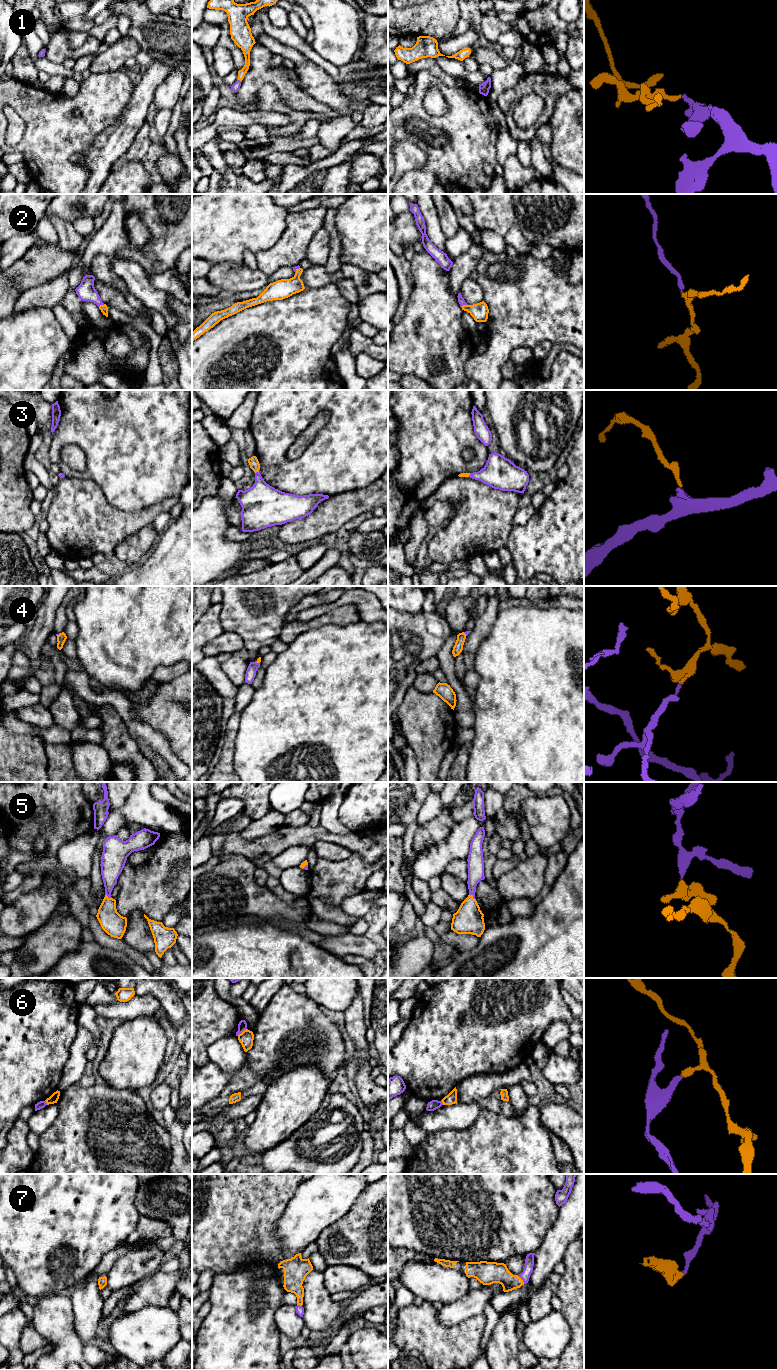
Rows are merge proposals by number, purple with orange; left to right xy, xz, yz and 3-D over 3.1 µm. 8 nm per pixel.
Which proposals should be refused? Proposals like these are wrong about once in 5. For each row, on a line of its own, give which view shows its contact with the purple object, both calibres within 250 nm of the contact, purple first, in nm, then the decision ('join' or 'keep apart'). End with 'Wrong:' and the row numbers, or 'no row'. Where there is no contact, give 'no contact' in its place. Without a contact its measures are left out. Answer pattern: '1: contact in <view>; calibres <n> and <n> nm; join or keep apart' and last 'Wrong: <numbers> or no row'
1: contact in xz; calibres 70 and 70 nm; join
2: contact in yz; calibres 50 and 140 nm; join
3: contact in xz; calibres 300 and 80 nm; join
4: contact in xz; calibres 80 and 30 nm; join
5: contact in xy; calibres 180 and 180 nm; join
6: contact in xz; calibres 70 and 120 nm; keep apart
7: contact in yz; calibres 80 and 180 nm; join
Wrong: 6

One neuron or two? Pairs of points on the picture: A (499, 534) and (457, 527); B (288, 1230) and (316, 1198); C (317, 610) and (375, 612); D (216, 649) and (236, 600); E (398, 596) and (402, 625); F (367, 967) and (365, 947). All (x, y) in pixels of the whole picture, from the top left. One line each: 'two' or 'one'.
A: one
B: one
C: one
D: two
E: two
F: two

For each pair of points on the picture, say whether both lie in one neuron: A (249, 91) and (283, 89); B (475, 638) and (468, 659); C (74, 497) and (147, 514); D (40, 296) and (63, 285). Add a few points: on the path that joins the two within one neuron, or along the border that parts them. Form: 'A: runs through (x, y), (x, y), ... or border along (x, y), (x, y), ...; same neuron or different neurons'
A: runs through (257, 83), (260, 80), (275, 81); same neuron
B: border along (474, 652), (466, 652), (464, 654); different neurons
C: runs through (92, 515), (96, 519), (129, 519); same neuron
D: runs through (46, 295), (52, 293), (57, 288); same neuron

